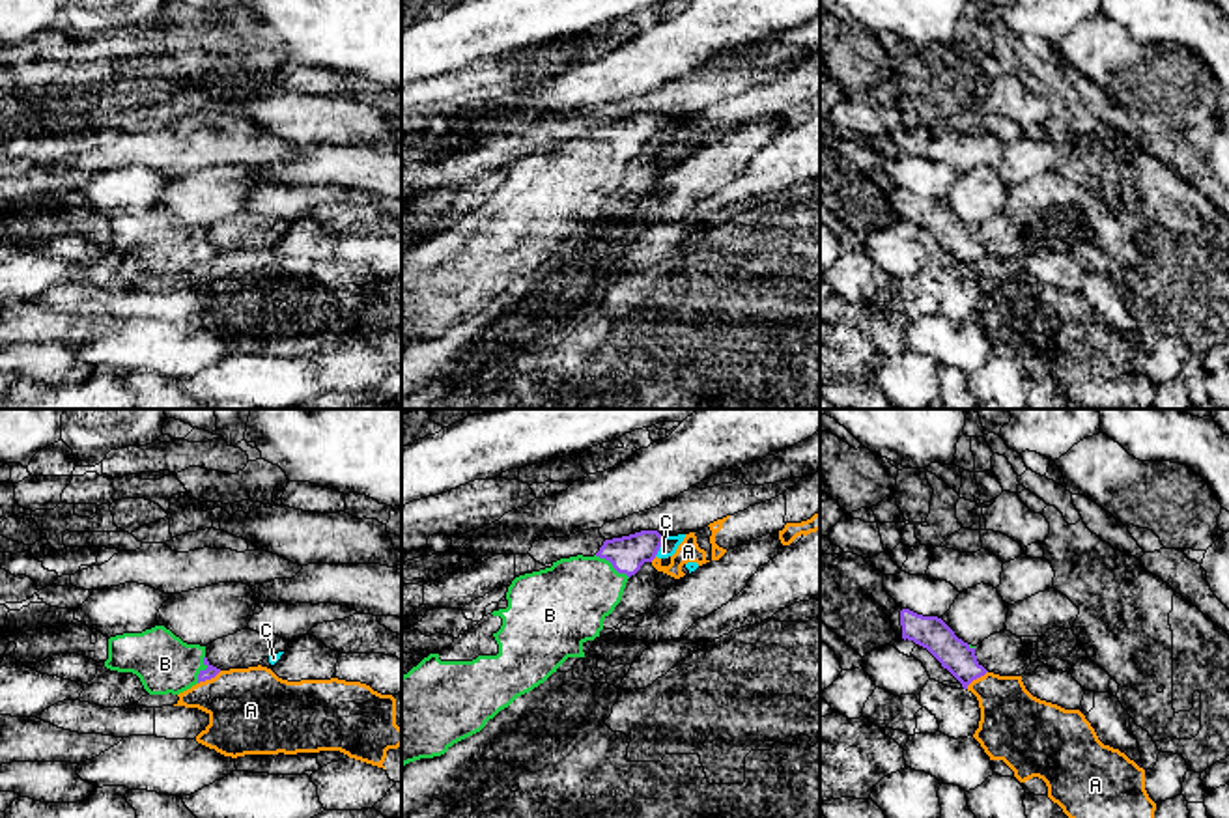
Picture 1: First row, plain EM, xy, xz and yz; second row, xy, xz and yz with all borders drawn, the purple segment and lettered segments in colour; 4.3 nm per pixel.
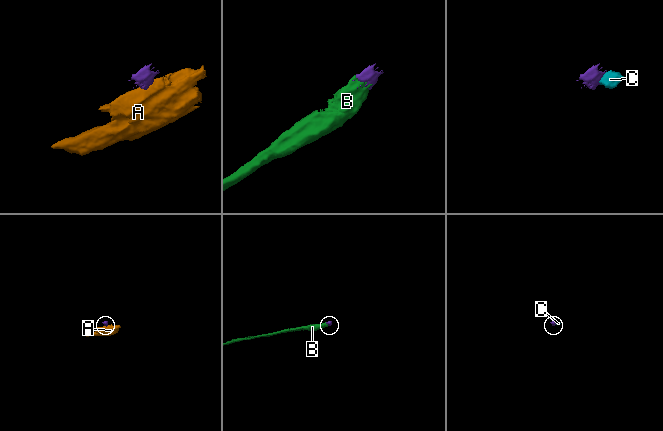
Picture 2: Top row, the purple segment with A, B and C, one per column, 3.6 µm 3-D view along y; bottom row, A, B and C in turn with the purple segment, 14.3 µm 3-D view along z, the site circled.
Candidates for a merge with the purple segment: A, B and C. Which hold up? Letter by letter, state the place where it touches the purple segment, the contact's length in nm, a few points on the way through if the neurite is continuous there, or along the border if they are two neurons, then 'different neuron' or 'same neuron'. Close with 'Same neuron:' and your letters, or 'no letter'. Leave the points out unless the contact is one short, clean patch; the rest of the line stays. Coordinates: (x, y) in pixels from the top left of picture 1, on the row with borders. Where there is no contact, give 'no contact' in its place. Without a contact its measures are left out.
A: contact xy (210, 678); length 120 nm; border xy (221, 671), (198, 684); different neuron
B: contact xz (611, 563); length 180 nm; way xz (628, 553), (611, 563), (568, 602); same neuron
C: contact xz (660, 546); length 90 nm; border xz (663, 538), (654, 555); different neuron
Same neuron: B

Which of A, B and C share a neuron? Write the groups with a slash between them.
A / B / C

